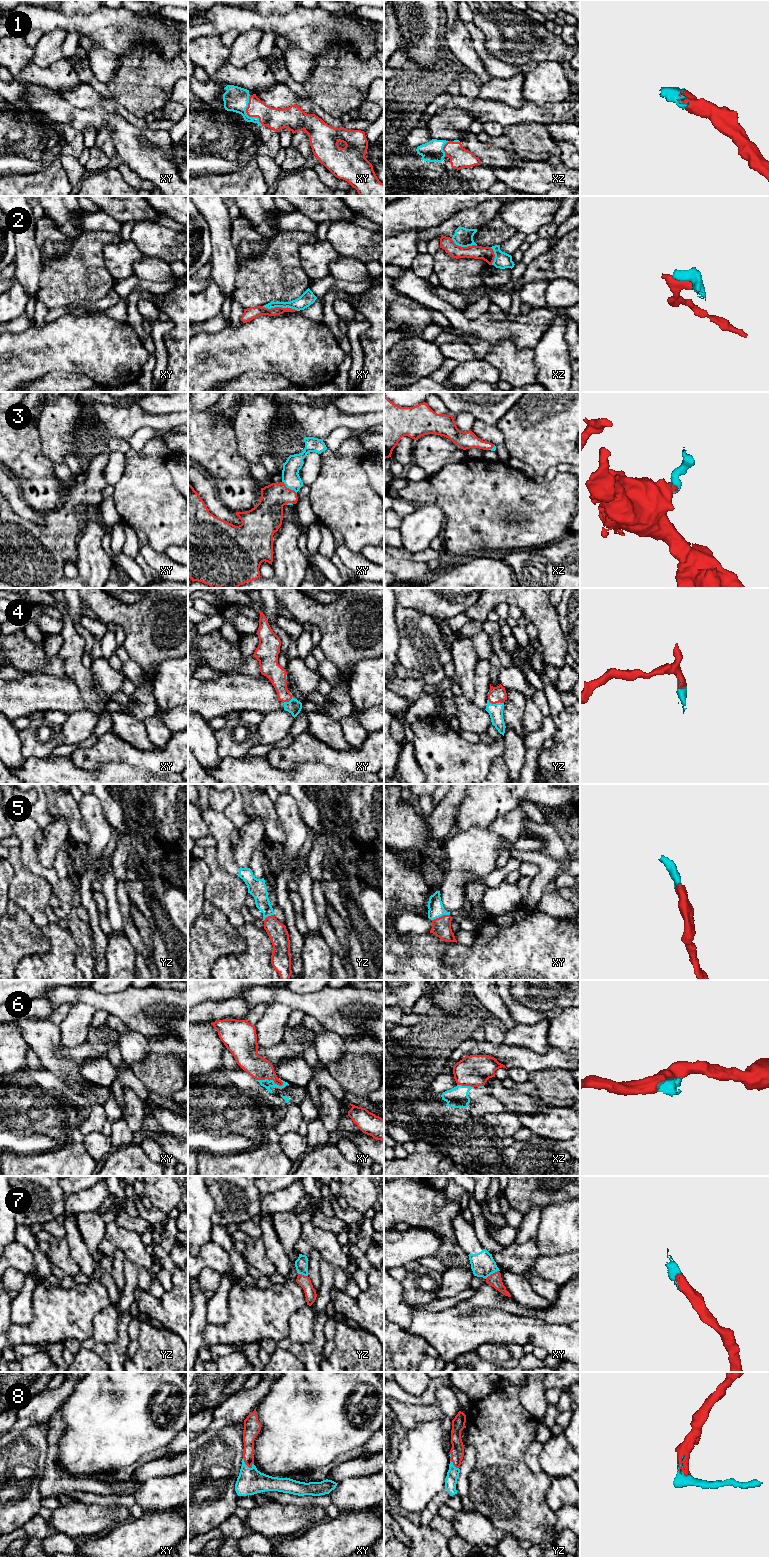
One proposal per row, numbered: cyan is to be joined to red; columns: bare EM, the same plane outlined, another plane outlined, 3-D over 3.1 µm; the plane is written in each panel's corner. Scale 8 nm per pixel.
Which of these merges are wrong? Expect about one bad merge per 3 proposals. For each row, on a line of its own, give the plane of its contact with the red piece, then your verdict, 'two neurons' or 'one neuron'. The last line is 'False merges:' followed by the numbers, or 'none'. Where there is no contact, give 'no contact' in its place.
1: meets red in xy; one neuron
2: meets red in xy; two neurons
3: meets red in xy; one neuron
4: meets red in xy; one neuron
5: meets red in xy; one neuron
6: meets red in xy; two neurons
7: meets red in xy; one neuron
8: meets red in xy; one neuron
False merges: 2, 6

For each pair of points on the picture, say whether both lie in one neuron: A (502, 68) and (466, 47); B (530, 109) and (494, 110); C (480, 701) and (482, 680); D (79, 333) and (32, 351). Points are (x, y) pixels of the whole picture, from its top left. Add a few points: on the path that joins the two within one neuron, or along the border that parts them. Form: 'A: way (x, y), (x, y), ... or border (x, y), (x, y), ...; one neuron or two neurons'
A: border (467, 31), (472, 47), (488, 73); two neurons
B: way (521, 113), (503, 113); one neuron
C: way (481, 696), (482, 685); one neuron
D: way (67, 344), (44, 350); one neuron

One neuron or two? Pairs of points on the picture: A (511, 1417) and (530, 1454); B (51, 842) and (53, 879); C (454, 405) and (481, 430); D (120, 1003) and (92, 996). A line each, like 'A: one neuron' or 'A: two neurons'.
A: two neurons
B: two neurons
C: two neurons
D: one neuron

